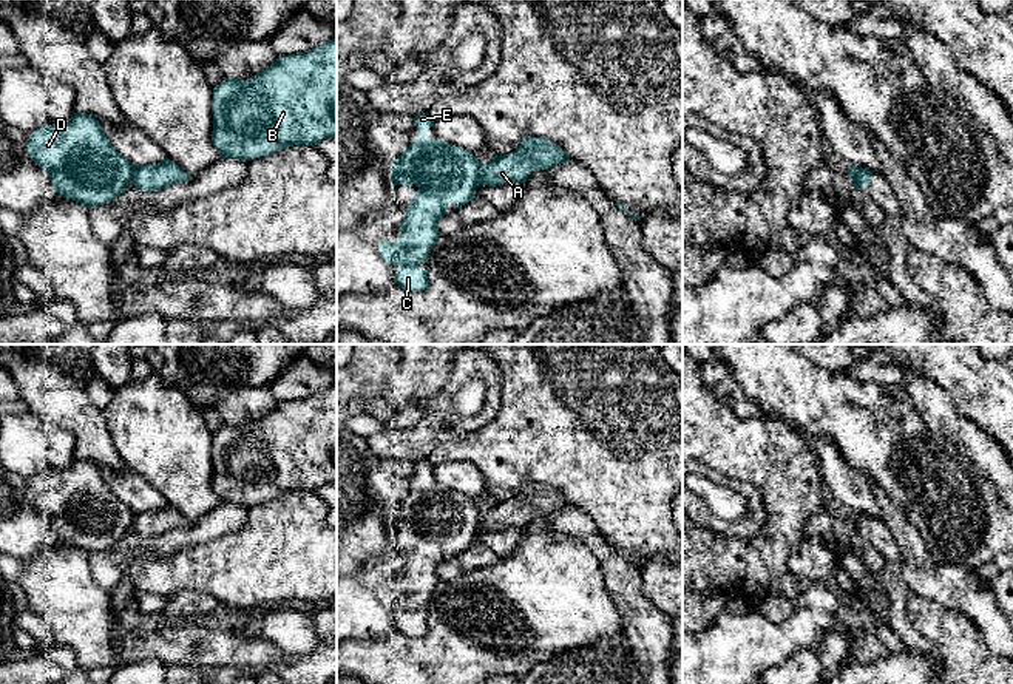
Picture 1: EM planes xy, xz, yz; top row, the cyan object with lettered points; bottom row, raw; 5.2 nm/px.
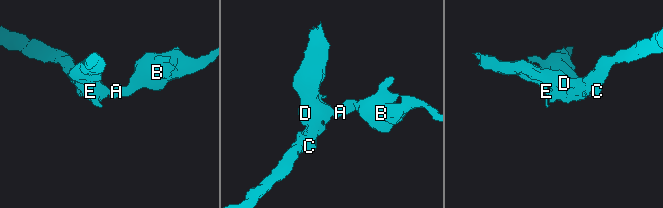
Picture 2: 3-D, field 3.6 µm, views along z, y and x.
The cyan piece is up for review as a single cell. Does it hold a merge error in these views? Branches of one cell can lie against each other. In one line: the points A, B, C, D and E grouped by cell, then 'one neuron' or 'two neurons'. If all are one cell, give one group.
groups A B / C D E; two neurons

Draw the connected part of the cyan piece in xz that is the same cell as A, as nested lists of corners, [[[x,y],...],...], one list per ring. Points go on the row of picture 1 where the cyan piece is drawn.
[[[525,137],[514,151],[483,164],[477,185],[522,184],[534,170],[548,170],[567,161],[568,156],[556,144]]]

